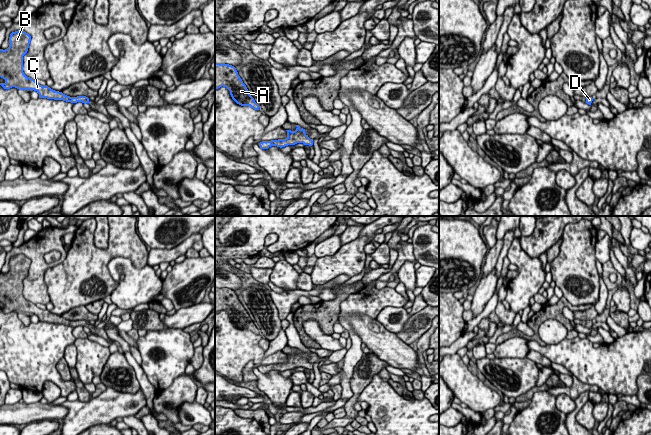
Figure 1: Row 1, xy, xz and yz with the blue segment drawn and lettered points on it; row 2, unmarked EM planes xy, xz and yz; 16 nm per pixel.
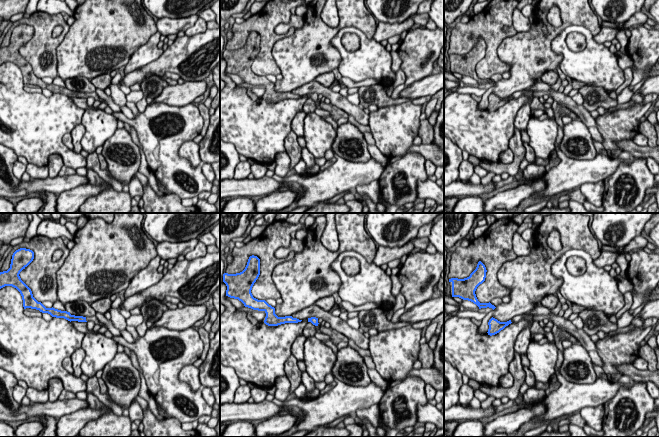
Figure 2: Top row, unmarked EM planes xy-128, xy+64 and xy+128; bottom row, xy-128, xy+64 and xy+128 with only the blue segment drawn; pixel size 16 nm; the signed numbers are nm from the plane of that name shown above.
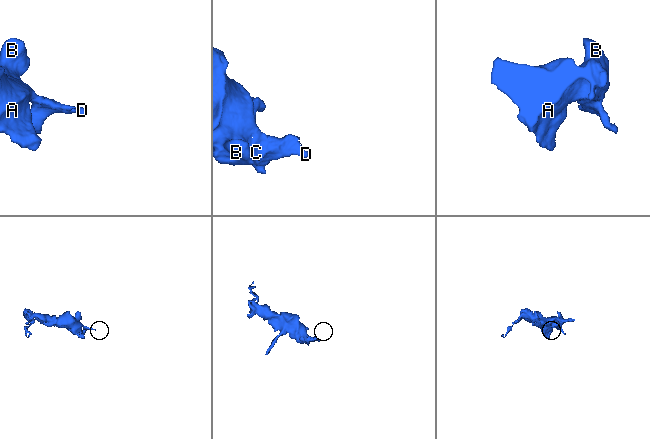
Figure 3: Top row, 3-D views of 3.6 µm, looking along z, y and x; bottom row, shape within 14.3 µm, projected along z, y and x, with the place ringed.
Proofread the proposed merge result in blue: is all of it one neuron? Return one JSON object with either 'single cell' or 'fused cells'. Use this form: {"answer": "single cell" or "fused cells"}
{"answer": "single cell"}

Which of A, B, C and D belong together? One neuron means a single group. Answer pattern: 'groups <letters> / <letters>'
groups A B C D

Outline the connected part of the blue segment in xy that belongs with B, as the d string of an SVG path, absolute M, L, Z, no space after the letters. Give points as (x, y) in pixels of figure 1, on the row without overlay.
M23 254L12 256L9 261L9 271L0 273L0 301L5 304L0 309L4 313L15 311L17 313L34 314L39 322L63 324L71 327L89 327L86 320L70 321L50 311L42 310L36 304L27 301L23 296L23 280L27 277L31 260Z

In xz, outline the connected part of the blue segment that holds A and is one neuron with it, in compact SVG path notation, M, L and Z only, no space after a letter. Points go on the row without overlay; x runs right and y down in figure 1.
M215 287L215 313L226 311L232 323L241 330L250 330L259 334L260 330L251 320L246 309L238 299L236 292L225 287Z

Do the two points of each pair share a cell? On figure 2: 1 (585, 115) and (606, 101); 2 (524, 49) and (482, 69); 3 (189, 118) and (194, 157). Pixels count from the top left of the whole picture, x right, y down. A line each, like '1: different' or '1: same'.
1: different
2: different
3: different

